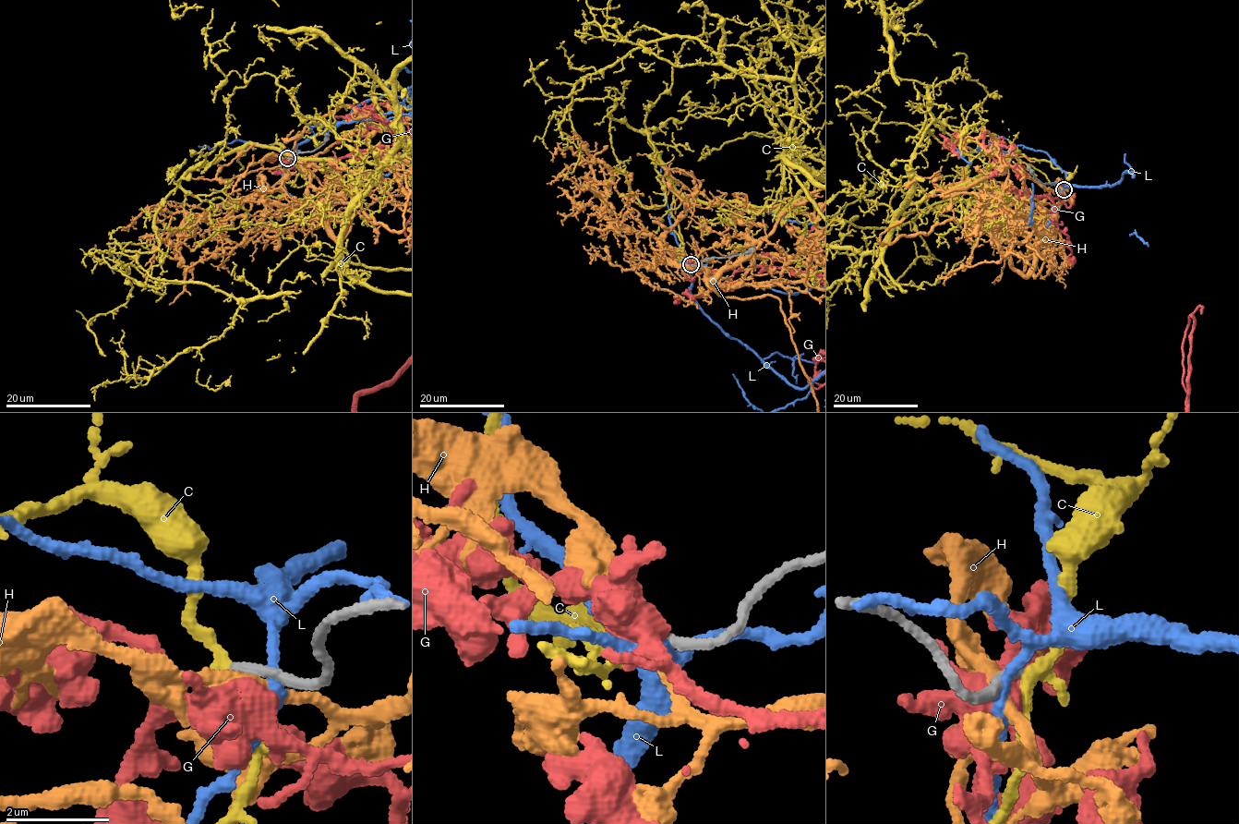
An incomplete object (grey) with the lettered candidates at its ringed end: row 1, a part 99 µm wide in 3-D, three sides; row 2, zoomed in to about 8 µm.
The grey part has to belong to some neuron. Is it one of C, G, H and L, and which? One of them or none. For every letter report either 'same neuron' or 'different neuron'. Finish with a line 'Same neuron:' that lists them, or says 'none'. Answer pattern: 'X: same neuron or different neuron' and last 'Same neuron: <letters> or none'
C: different neuron
G: different neuron
H: different neuron
L: different neuron
Same neuron: none

